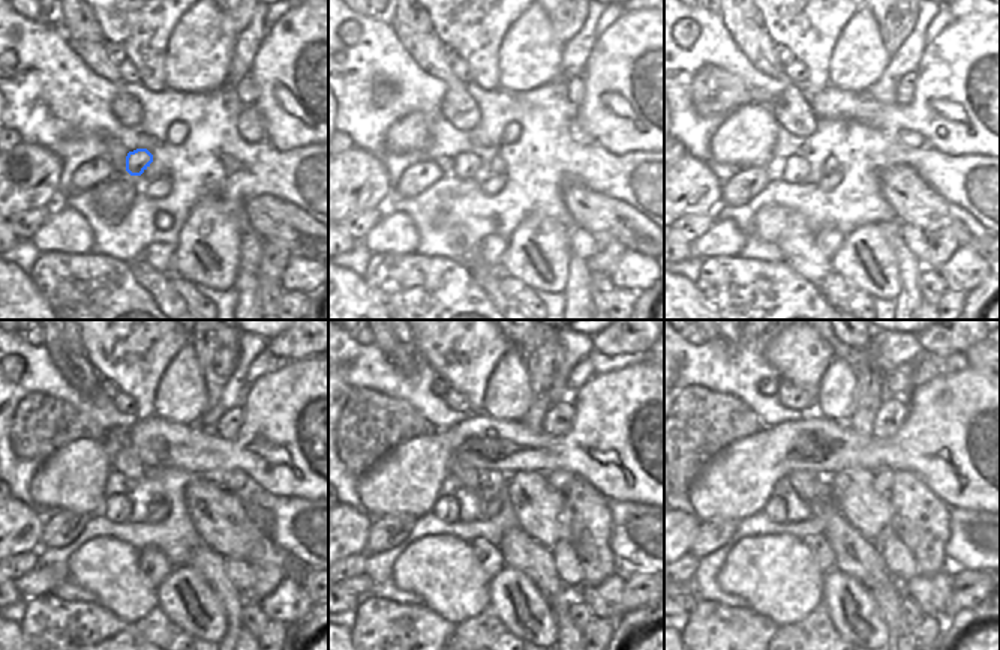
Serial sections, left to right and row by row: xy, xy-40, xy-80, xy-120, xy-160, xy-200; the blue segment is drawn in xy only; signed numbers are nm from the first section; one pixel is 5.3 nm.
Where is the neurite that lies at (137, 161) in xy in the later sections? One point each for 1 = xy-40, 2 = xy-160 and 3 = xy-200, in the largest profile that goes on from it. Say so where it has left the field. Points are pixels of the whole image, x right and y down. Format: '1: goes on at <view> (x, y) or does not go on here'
1: goes on at xy-40 (465, 165)
2: goes on at xy-160 (446, 508)
3: goes on at xy-200 (775, 508)

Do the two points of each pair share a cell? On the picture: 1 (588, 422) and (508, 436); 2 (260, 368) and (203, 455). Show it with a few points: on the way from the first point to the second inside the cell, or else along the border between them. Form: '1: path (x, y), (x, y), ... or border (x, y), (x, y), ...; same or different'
1: path (568, 442), (528, 443); same
2: border (282, 365), (263, 373), (249, 383); different

